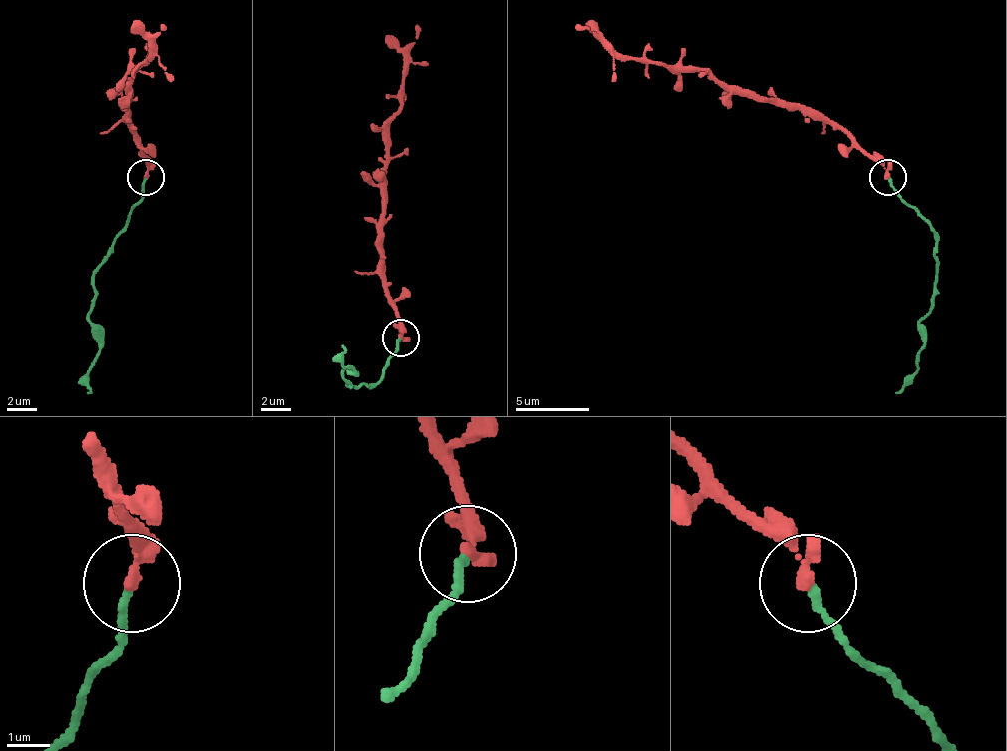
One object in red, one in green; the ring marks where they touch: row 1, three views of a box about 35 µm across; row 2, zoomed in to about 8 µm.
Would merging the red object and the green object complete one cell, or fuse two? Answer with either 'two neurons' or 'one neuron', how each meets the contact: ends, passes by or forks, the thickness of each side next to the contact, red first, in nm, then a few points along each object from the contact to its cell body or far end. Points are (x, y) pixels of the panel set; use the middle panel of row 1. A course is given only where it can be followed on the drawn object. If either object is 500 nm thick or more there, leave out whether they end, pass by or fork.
two neurons | red ends | green ends | 320/160 nm | red via (399, 336), (403, 325), (388, 288), (381, 248), (381, 178), (388, 119), (399, 108), (403, 49), (418, 23) | green via (399, 340), (399, 351), (374, 384), (348, 384), (348, 369), (351, 369), (344, 366), (340, 344)

